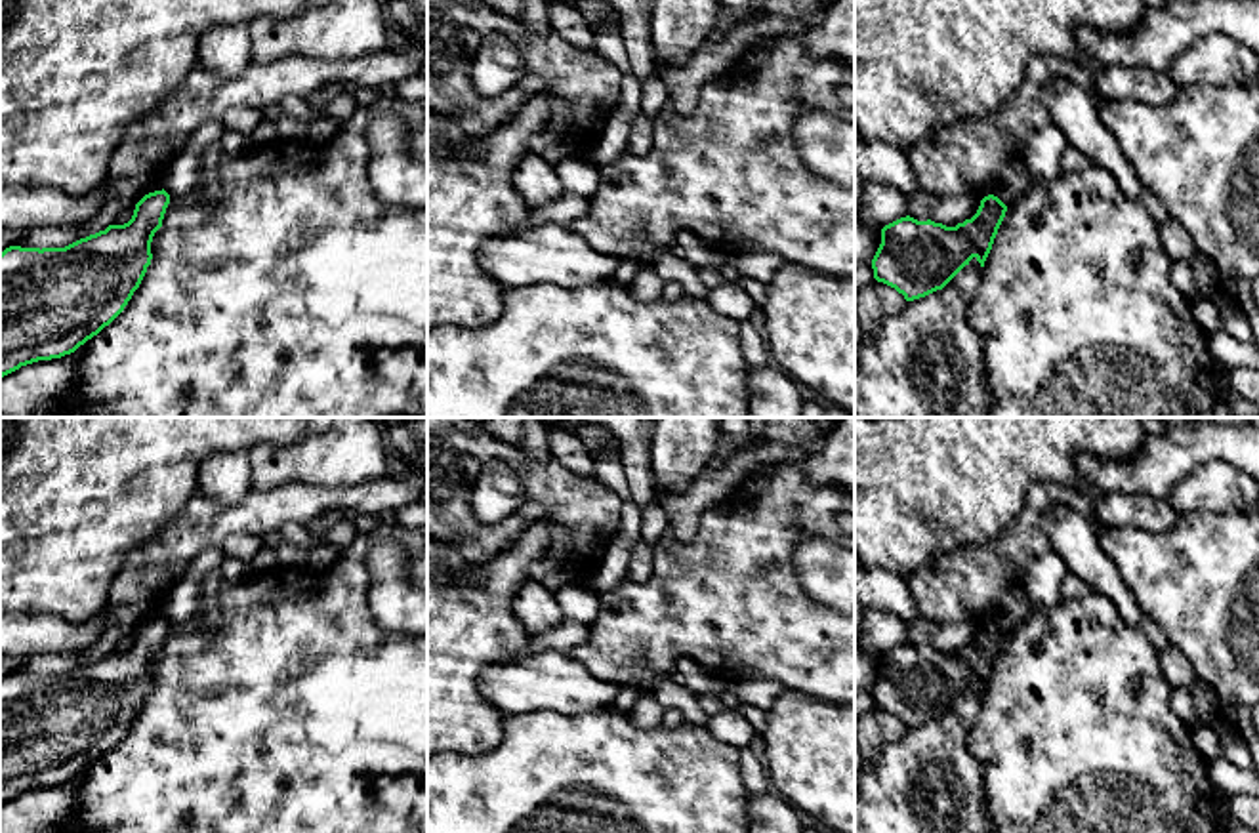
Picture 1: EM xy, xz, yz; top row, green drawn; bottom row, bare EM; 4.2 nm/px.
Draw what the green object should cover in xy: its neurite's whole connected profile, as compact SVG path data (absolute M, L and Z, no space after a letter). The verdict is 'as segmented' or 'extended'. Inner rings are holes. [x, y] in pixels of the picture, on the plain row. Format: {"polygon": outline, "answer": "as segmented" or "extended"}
{"polygon": "M155 618L124 652L109 652L65 675L10 673L0 681L0 804L74 780L124 738L151 692L151 669L168 631L170 621Z", "answer": "as segmented"}

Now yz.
{"polygon": "M988 621L977 640L956 654L910 642L885 652L872 686L874 705L906 728L942 717L973 684L984 694L1005 639L1007 633Z", "answer": "as segmented"}

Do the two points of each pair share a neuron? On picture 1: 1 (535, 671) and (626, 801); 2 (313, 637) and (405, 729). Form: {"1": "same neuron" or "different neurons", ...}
{"1": "different neurons", "2": "same neuron"}

